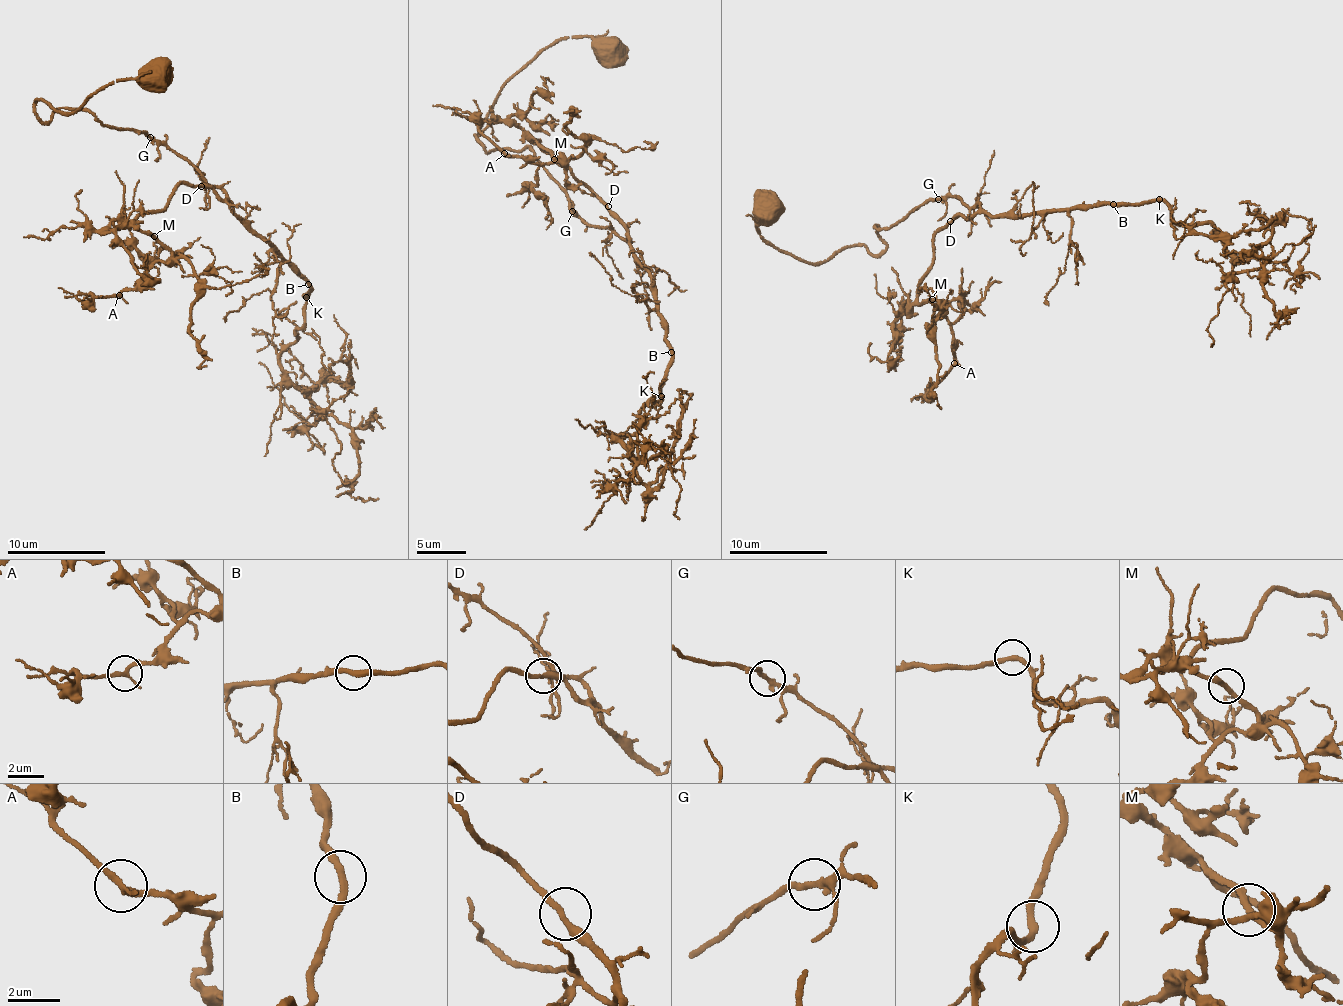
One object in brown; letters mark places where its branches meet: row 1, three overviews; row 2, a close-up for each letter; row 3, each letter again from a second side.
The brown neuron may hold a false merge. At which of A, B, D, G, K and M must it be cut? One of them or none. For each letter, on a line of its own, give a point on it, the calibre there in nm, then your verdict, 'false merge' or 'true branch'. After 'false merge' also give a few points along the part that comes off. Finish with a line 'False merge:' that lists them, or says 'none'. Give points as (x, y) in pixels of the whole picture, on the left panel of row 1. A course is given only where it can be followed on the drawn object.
A: (119, 295) | 240 nm | true branch
B: (308, 284) | 280 nm | true branch
D: (201, 186) | 240 nm | true branch
G: (150, 137) | 240 nm | true branch
K: (306, 297) | 260 nm | true branch
M: (154, 236) | 240 nm | true branch
False merge: none

